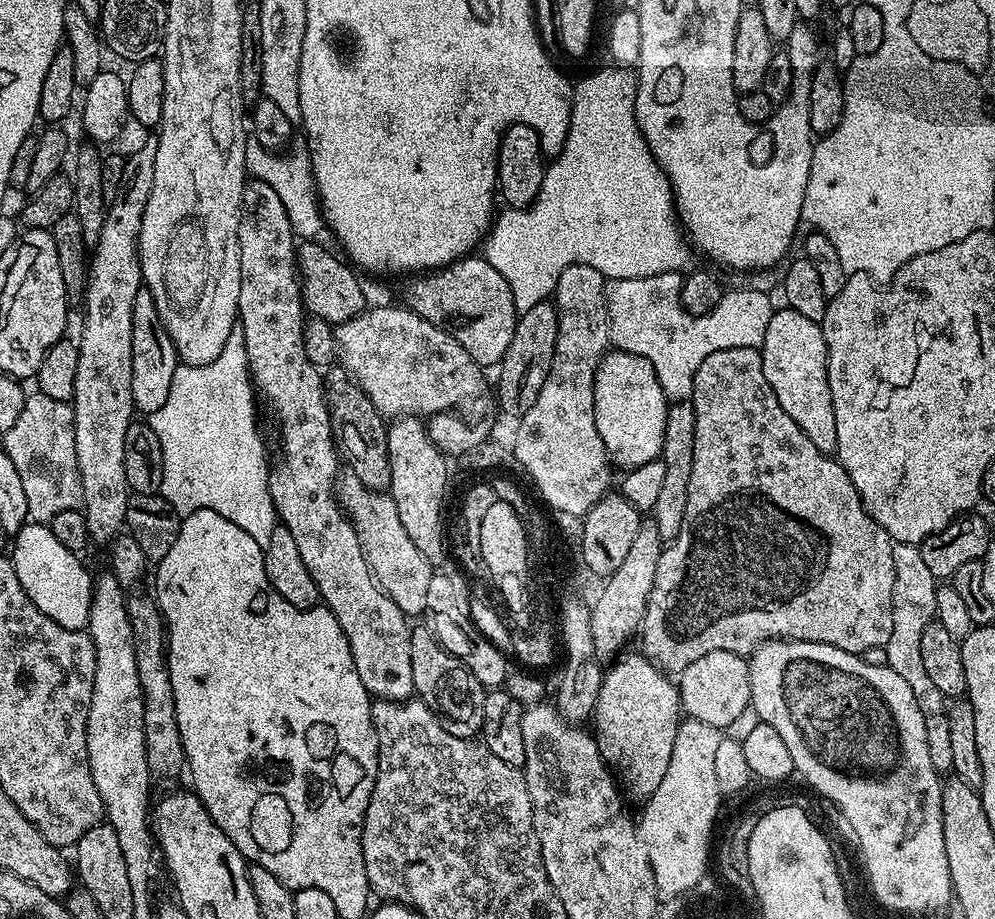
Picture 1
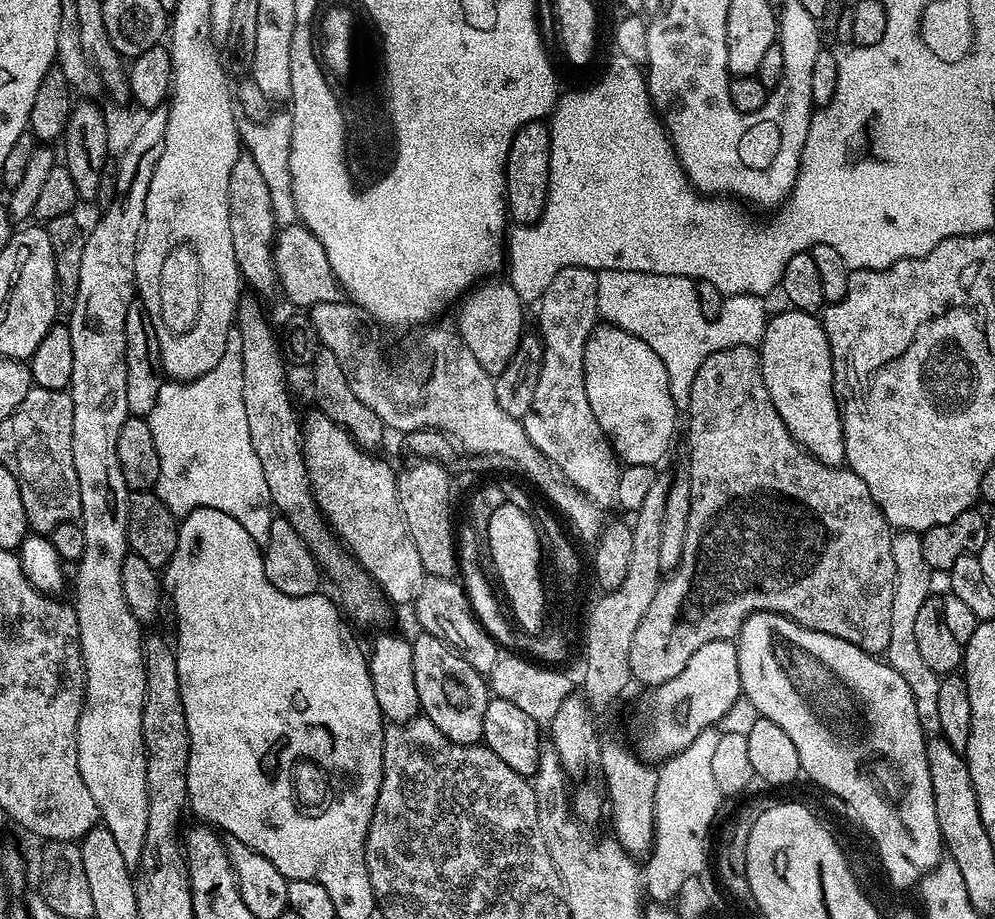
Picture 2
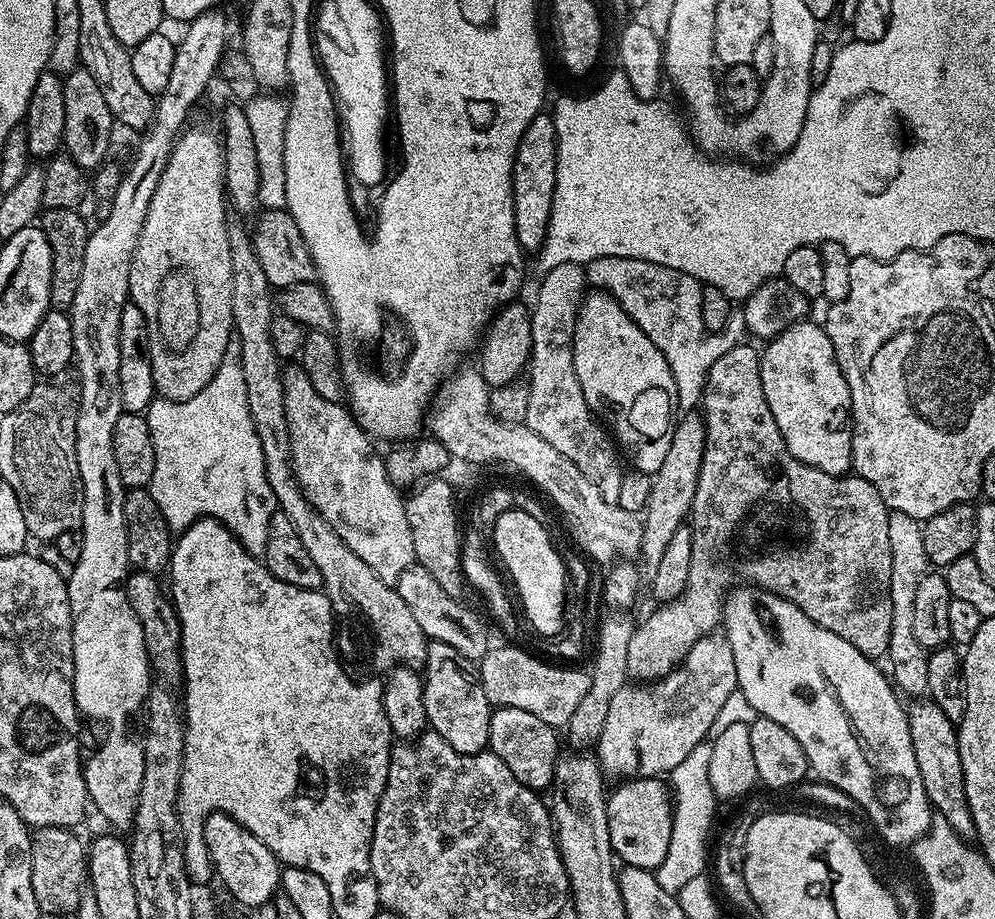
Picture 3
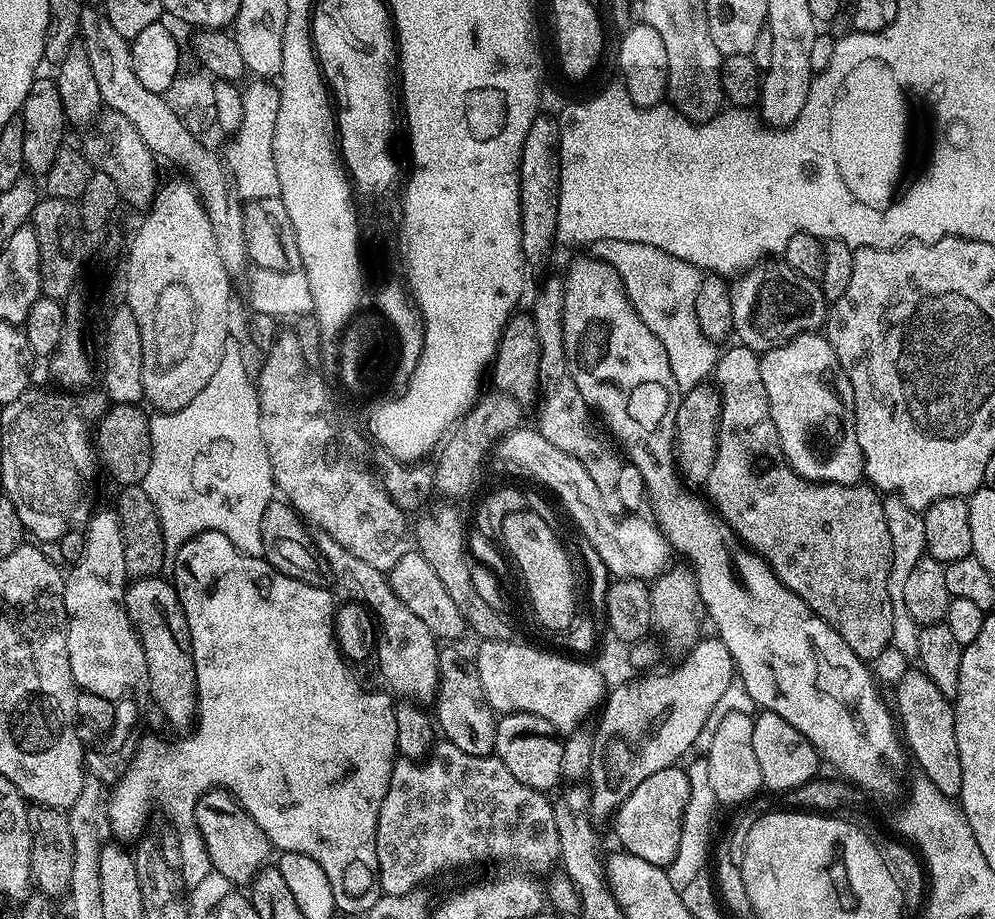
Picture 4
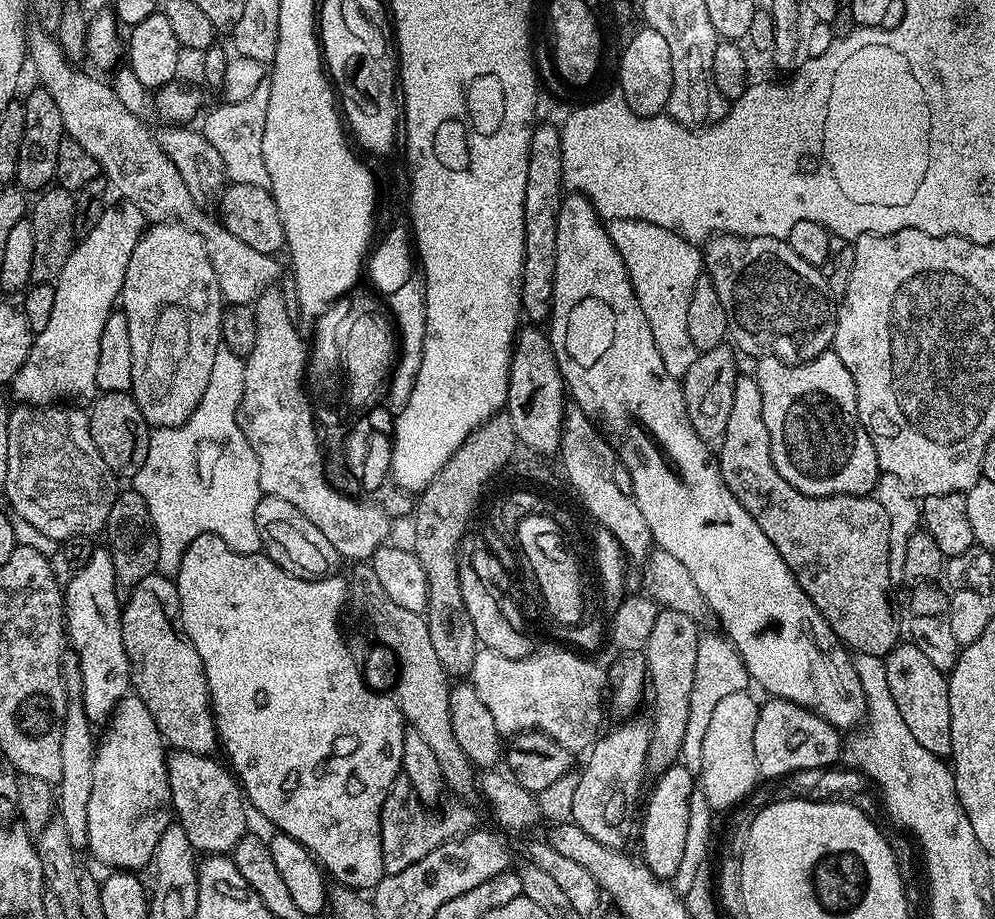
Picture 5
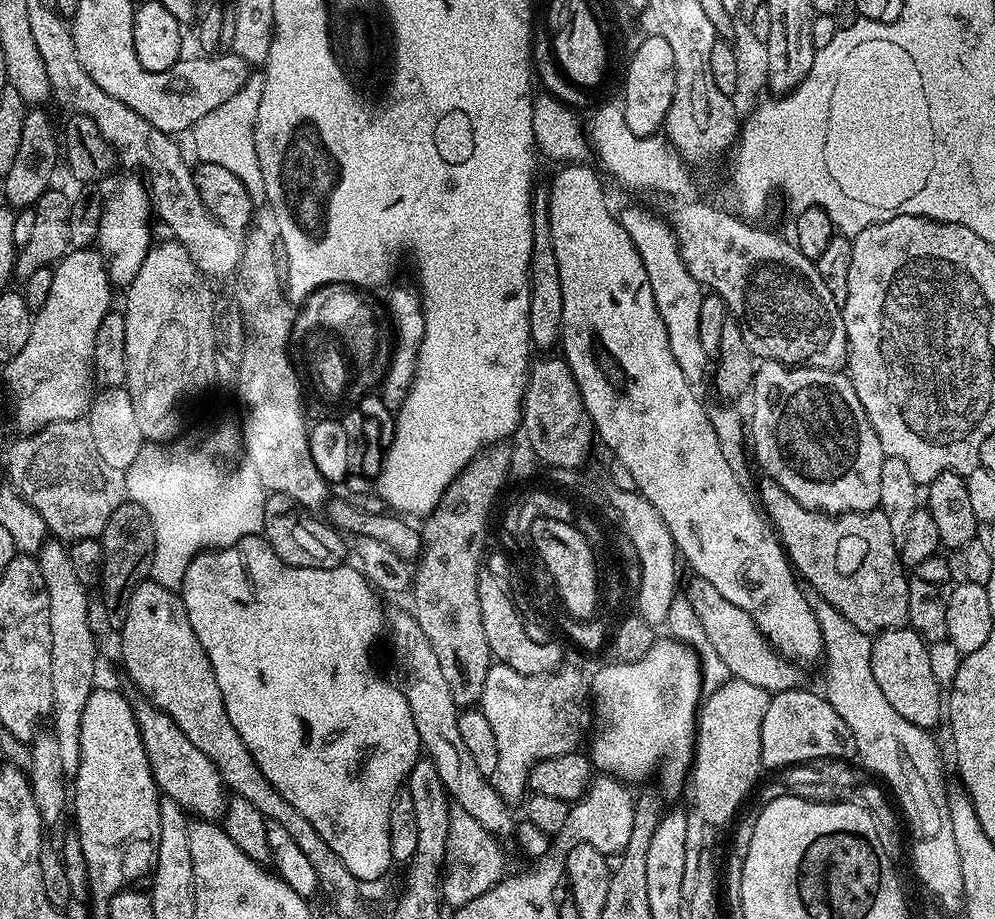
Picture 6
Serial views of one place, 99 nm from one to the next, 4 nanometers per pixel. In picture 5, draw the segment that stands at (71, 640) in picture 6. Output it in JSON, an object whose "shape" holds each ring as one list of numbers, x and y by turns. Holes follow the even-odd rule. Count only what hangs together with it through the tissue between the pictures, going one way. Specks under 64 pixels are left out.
{"shape":[[68,650,64,653,62,662,64,685,68,691,69,699,64,730,62,732,62,778,58,781,58,795,56,796,56,809,58,819,66,826,66,834,70,838,70,846,77,850,88,847,86,834,86,814,90,807,90,790,94,787,94,758,96,757,97,737,92,737,92,724,88,721,88,712,84,704,76,700,79,692,85,691,84,679,80,673,80,659,76,653]]}

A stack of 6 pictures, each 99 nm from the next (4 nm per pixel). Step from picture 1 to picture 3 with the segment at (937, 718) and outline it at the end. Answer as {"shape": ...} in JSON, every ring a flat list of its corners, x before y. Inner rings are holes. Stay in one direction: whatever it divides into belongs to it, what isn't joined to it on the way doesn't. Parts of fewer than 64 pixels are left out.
{"shape":[[889,511,890,522,890,598,892,599,892,621,890,622,890,646,886,660,892,663,890,679,905,697,920,698,928,691,926,682,926,662,928,652,914,638,914,594,918,590,918,582,930,565,926,558,926,546,922,542,923,523,910,514]]}

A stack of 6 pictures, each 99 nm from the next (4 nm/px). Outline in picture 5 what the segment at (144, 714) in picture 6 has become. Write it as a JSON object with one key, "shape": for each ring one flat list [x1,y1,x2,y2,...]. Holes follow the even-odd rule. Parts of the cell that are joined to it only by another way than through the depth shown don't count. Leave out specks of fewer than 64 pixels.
{"shape":[[173,751,166,763,168,789,172,794,171,809,175,819,186,830,190,846,200,854,231,853,249,831,249,809,235,775,223,763,220,765,216,758,193,752]]}

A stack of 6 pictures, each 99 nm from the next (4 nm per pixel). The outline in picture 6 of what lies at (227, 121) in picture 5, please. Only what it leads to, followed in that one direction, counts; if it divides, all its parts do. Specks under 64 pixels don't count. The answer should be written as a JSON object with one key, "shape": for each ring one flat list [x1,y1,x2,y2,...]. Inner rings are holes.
{"shape":[[249,75,244,85,216,109,205,114,194,125,191,133,192,140,196,143,195,159,230,170,230,174,234,174,234,178,246,186,252,203,256,206,260,206,260,203,263,205,268,198,266,182,262,182,262,166,258,166,258,150,254,150,254,122,258,118,258,102,262,102,263,89,263,75]]}

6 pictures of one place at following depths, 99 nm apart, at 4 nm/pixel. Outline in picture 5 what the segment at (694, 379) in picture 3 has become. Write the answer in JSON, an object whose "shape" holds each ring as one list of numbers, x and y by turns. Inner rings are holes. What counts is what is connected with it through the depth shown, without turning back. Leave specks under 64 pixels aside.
{"shape":[[618,218,606,224,610,242,622,254,622,262,628,271,634,294,646,314,650,334,654,334,654,346,662,354,666,374,683,381,686,370,694,366,698,355,686,327,686,313,690,307,690,294,694,294,694,282,702,274,702,252,691,240,683,240,677,232,654,226,645,220]]}

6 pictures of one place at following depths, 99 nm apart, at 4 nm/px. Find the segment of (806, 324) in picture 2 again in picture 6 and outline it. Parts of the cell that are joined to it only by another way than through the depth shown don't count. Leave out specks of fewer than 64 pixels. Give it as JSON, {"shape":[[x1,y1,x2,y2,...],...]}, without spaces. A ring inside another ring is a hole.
{"shape":[[764,362,755,369,751,392,750,448,756,451,756,460,764,467,767,479,778,482,794,502,810,512,839,514,879,509,885,458,882,442,878,442,878,434,874,434,862,410,862,402,858,402,858,394,854,394,852,381,843,371]]}

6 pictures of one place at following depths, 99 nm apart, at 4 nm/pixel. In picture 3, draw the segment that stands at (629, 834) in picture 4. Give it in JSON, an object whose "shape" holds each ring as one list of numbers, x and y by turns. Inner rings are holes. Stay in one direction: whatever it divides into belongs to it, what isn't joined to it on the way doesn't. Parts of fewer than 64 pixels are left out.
{"shape":[[628,778,615,787,607,793,612,851,625,865,656,870,670,847,674,797,669,785,660,778]]}

